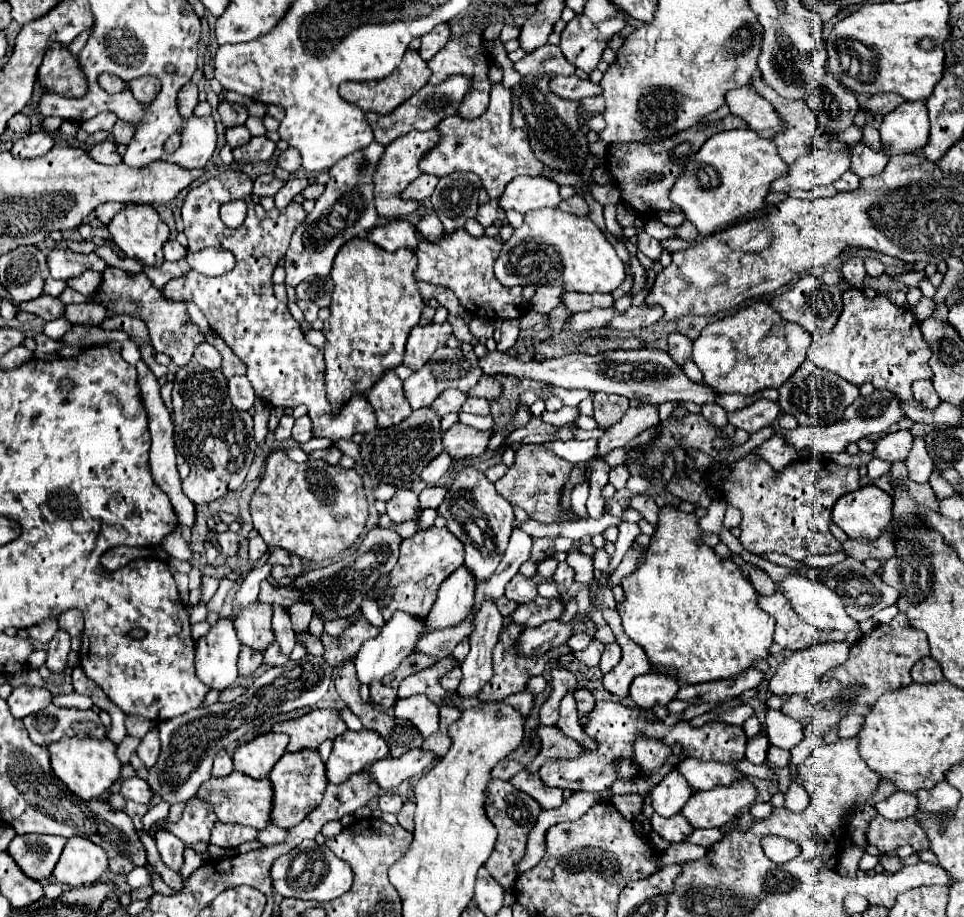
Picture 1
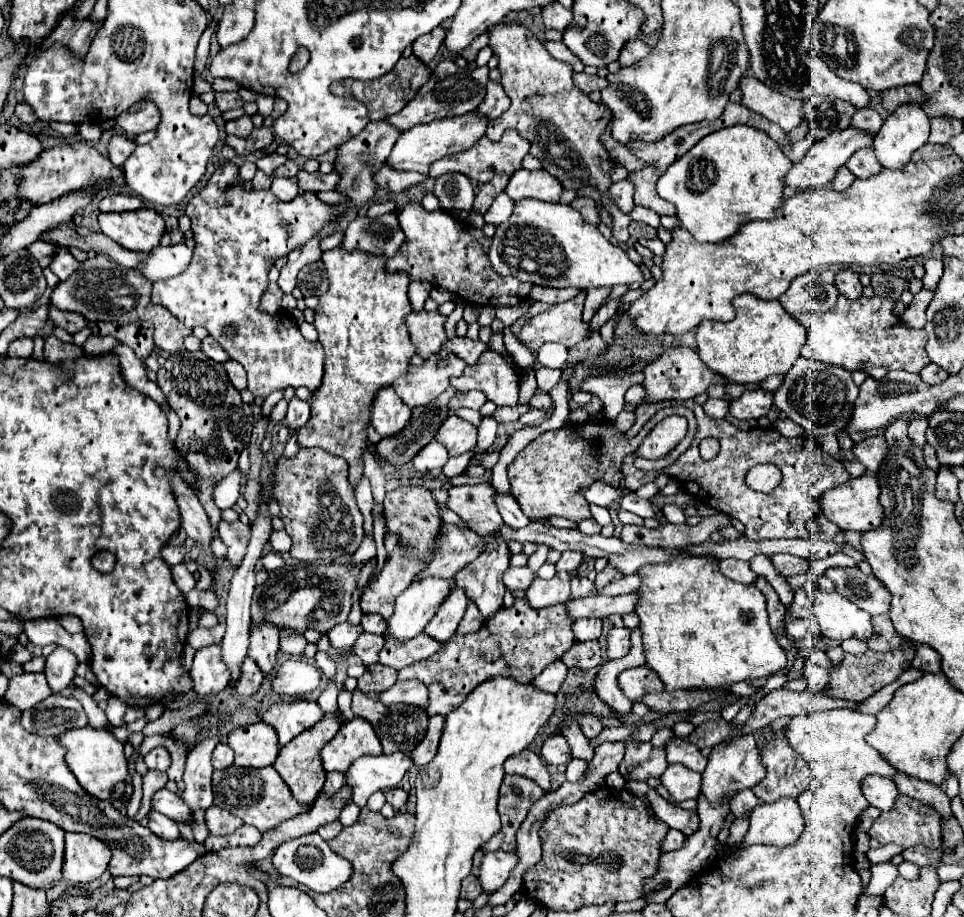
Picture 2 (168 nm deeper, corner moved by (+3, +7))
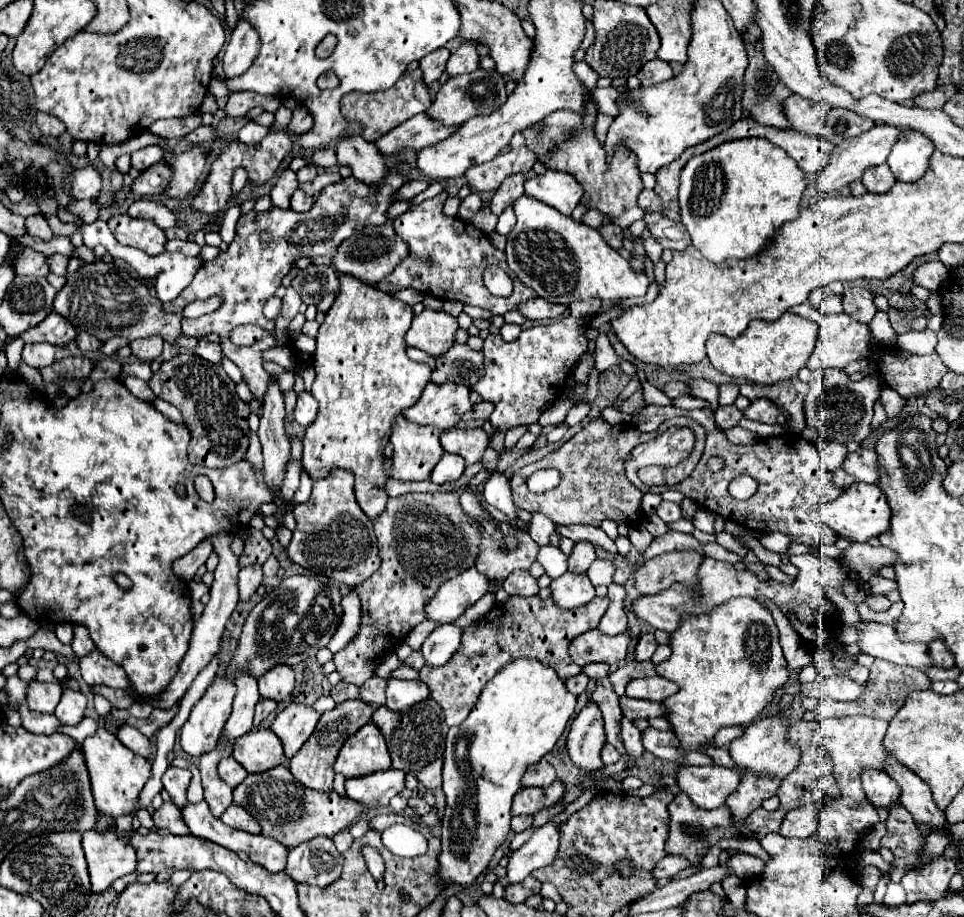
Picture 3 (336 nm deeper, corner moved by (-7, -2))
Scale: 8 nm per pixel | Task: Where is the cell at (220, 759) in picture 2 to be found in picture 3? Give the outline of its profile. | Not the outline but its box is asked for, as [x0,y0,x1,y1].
[218,757,248,789]

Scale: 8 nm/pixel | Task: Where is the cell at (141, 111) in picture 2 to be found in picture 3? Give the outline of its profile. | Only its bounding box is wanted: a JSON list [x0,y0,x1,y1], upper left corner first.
[150,113,202,139]

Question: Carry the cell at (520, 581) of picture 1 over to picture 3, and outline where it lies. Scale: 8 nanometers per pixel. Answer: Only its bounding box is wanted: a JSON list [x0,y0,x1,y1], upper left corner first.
[502,571,538,595]

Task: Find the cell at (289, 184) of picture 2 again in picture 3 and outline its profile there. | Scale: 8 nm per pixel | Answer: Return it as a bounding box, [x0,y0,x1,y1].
[292,191,314,211]

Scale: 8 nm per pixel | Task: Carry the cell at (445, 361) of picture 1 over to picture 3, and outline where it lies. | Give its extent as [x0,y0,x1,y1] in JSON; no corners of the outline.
[404,383,472,431]

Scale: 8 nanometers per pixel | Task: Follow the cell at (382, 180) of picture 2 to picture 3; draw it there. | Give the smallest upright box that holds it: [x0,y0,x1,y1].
[336,135,388,183]

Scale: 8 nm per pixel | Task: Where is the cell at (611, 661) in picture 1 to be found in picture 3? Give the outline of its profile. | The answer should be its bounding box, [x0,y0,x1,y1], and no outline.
[636,633,658,661]

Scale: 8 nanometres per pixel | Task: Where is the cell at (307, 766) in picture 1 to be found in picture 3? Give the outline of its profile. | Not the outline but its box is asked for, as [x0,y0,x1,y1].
[288,699,374,791]

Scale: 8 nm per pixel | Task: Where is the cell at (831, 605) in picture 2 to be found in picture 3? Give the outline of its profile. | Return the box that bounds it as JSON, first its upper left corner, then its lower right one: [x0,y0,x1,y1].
[856,621,934,671]

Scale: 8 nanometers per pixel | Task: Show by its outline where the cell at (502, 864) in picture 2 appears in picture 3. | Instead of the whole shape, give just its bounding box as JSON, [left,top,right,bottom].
[508,821,566,883]

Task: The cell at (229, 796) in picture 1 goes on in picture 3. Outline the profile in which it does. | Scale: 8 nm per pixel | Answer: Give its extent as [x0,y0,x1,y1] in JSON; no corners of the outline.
[234,765,364,847]

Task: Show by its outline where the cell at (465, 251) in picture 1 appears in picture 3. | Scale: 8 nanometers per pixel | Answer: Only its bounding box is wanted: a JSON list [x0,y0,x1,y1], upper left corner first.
[378,191,538,315]

